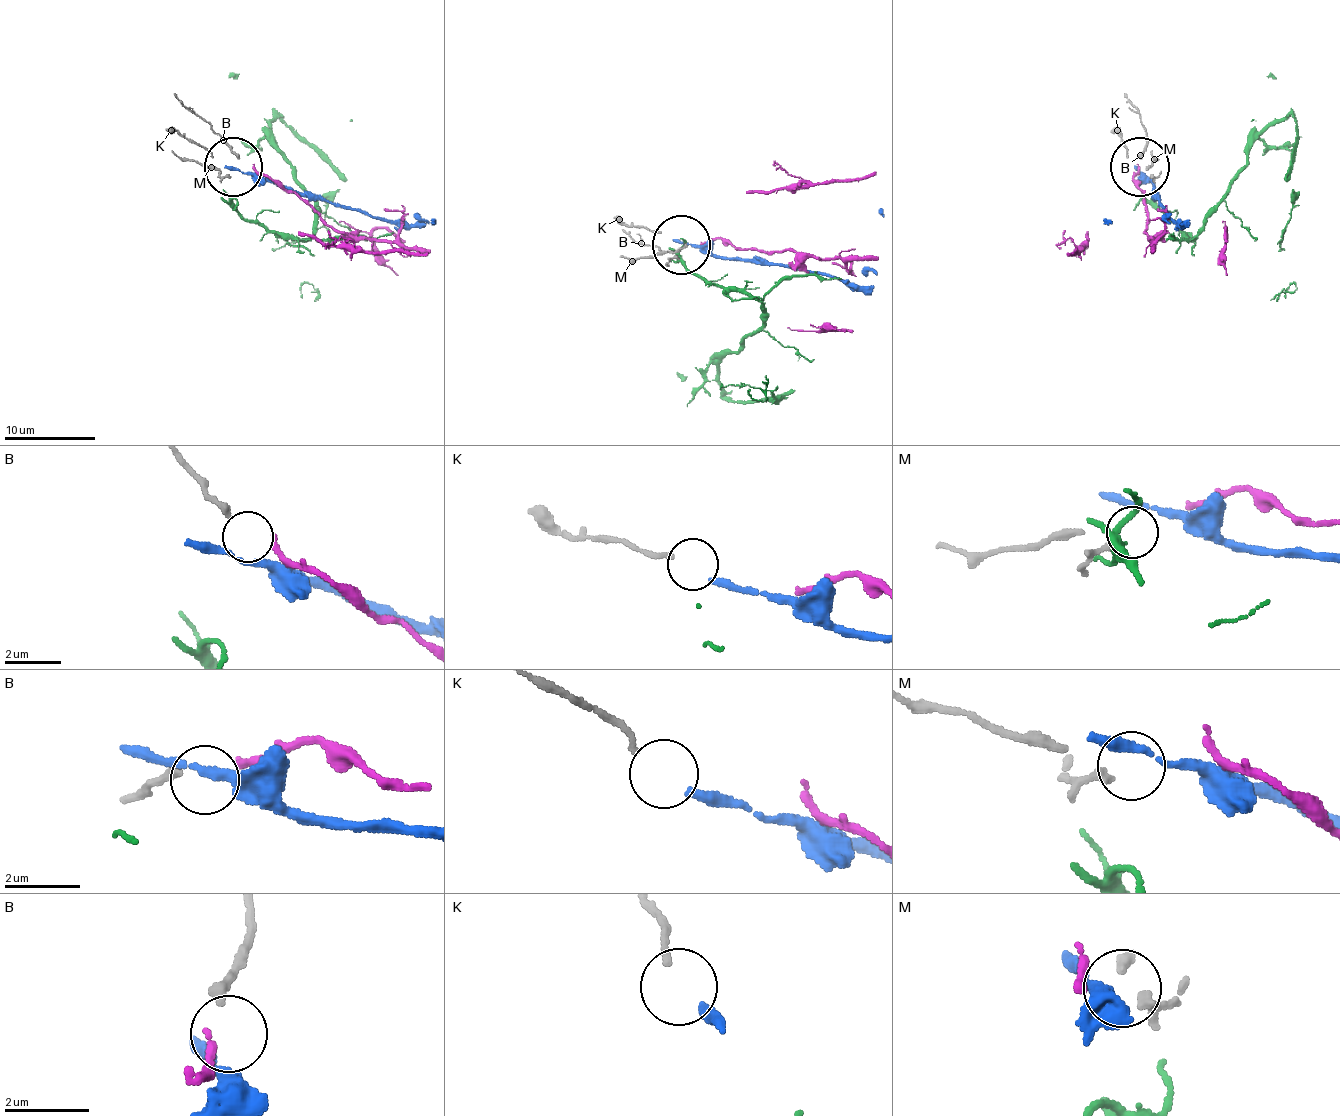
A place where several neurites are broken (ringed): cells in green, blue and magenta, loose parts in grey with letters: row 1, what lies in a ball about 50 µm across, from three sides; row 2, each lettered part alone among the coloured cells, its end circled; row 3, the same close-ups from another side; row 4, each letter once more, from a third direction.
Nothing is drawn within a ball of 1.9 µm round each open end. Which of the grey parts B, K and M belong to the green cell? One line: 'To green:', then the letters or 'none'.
To green: none

